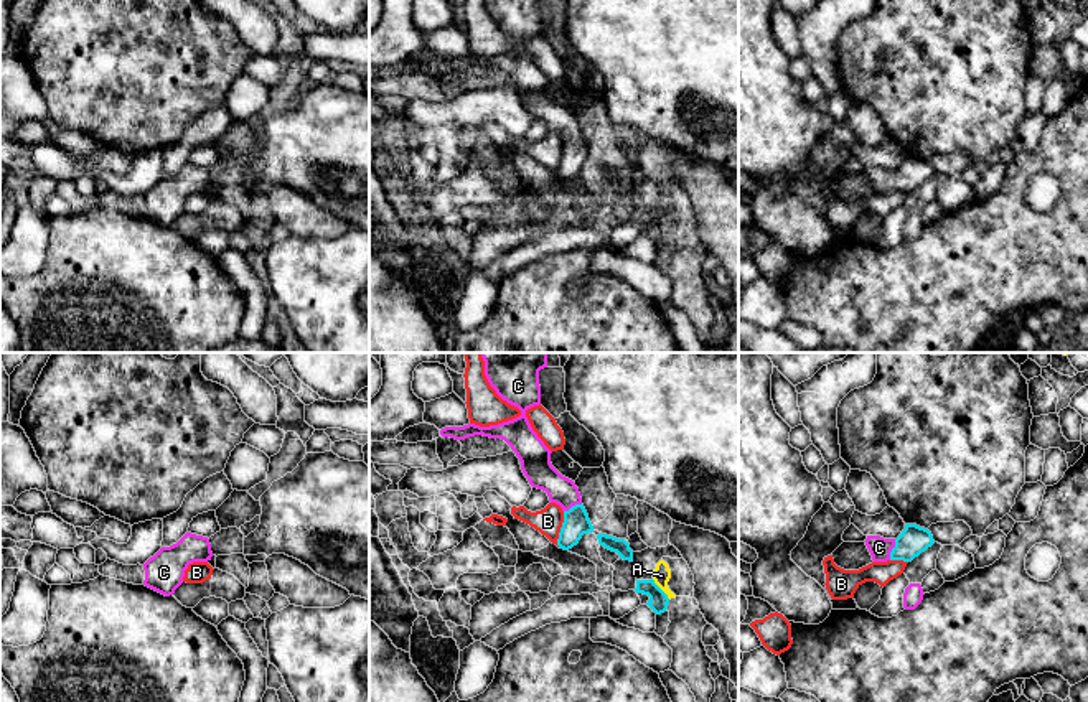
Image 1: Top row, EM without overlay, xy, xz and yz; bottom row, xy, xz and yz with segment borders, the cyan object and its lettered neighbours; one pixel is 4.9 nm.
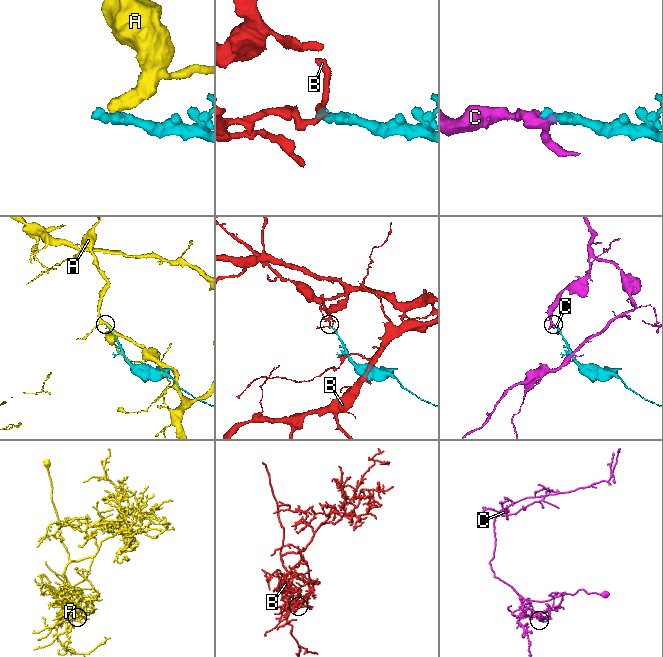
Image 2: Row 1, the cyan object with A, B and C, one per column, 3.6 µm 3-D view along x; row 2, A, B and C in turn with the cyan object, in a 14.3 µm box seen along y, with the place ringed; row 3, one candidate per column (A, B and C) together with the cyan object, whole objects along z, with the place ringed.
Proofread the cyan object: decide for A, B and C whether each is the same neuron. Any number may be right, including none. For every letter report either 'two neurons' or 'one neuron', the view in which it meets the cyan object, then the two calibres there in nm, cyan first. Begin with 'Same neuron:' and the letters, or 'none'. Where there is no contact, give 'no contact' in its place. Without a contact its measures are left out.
Same neuron: C
A: two neurons; contact in xz; calibres 100 and 80 nm
B: two neurons; contact in xz; calibres 130 and 140 nm
C: one neuron; contact in yz; calibres 140 and 110 nm

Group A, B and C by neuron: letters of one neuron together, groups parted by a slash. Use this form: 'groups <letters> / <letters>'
groups A / B / C

